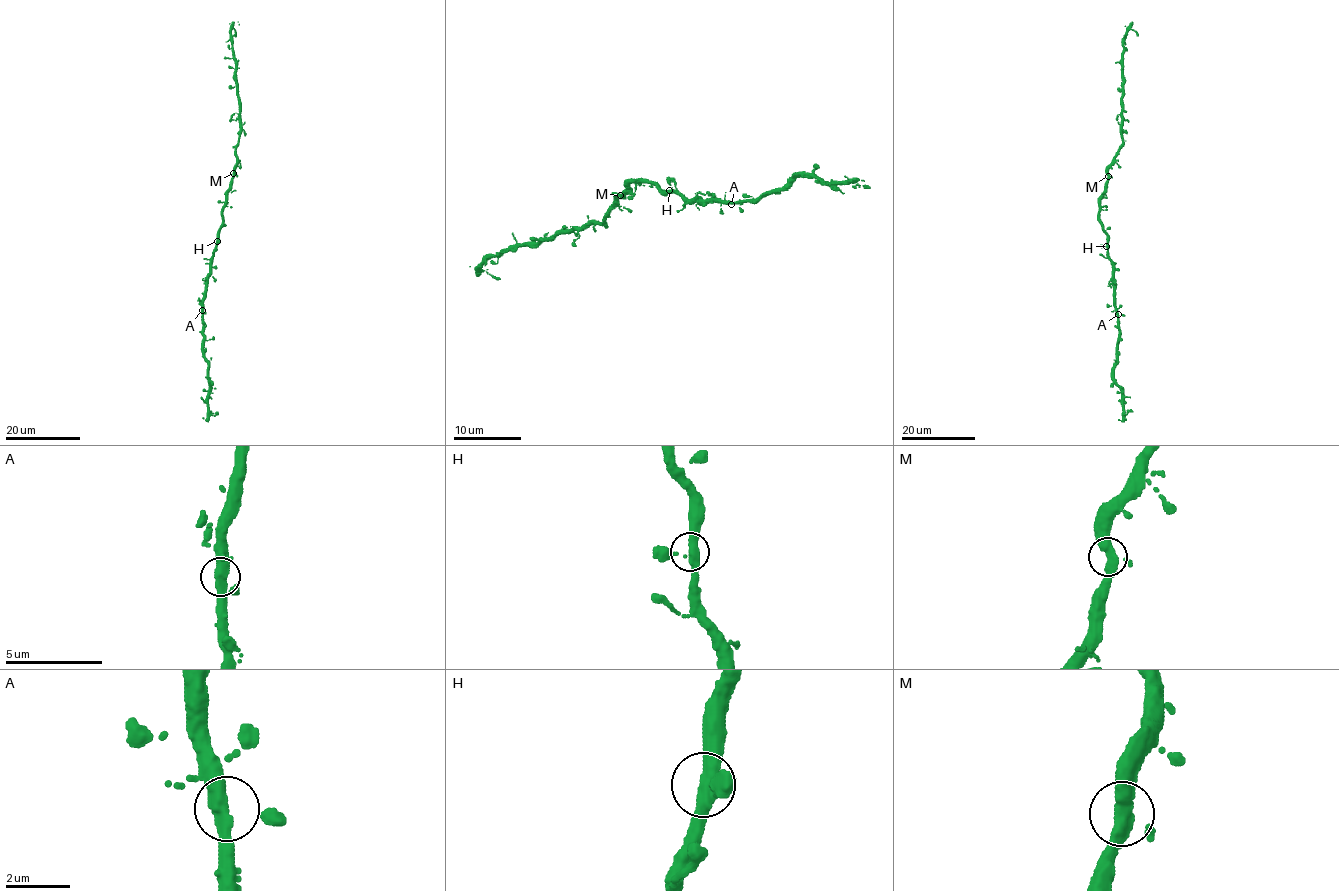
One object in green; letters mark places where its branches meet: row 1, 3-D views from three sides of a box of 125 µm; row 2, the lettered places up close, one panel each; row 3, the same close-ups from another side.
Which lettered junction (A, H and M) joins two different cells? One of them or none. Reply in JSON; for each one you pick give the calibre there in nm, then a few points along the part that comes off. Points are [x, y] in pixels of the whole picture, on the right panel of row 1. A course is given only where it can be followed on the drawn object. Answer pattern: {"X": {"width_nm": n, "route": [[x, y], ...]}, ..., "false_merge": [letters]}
{"false_merge": []}

